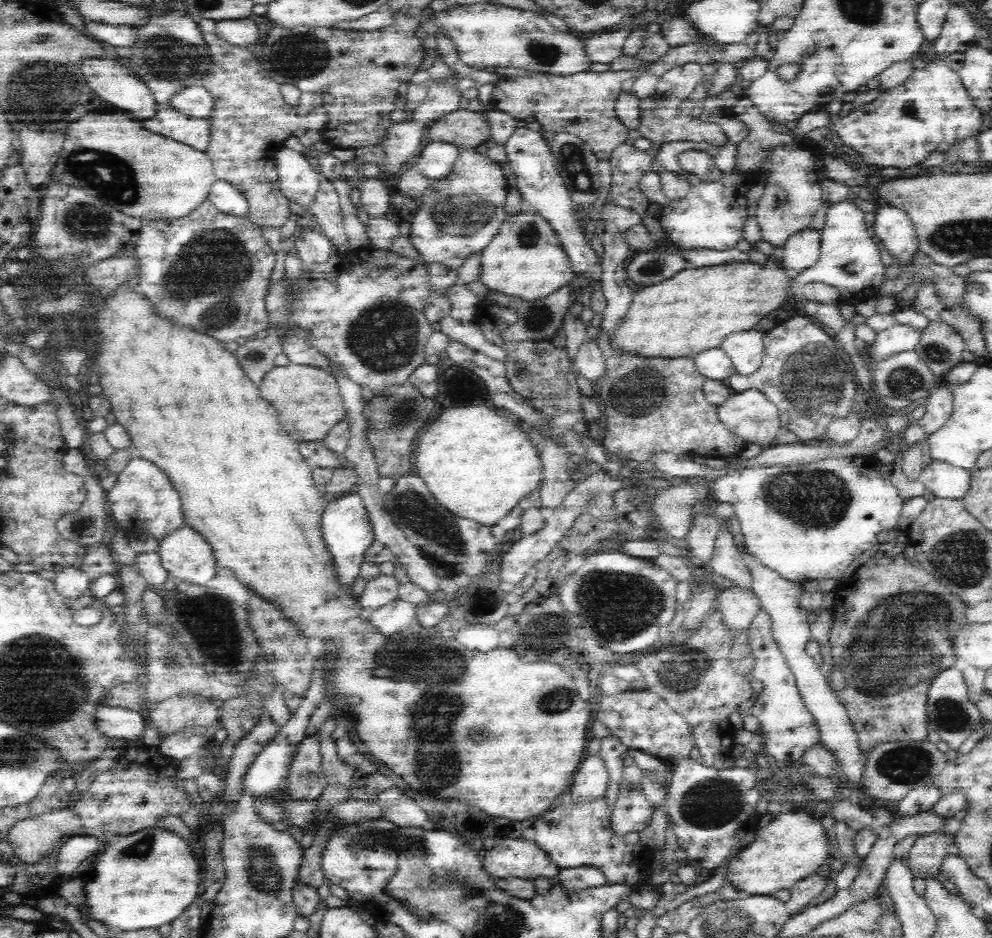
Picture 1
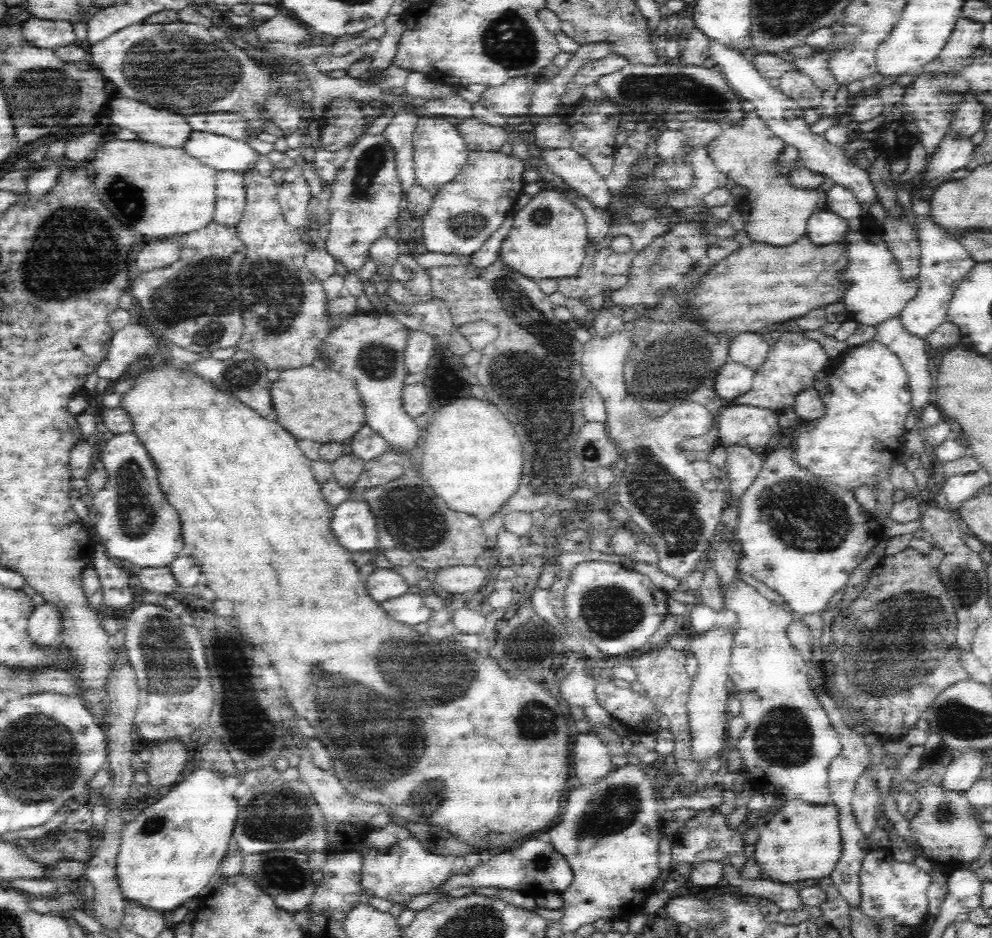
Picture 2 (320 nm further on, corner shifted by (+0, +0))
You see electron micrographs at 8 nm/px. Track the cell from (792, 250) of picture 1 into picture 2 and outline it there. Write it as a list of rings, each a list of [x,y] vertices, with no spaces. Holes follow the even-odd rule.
[[[816,212],[807,220],[804,237],[812,240],[818,246],[834,244],[834,242],[841,240],[846,229],[846,221],[833,212]]]

